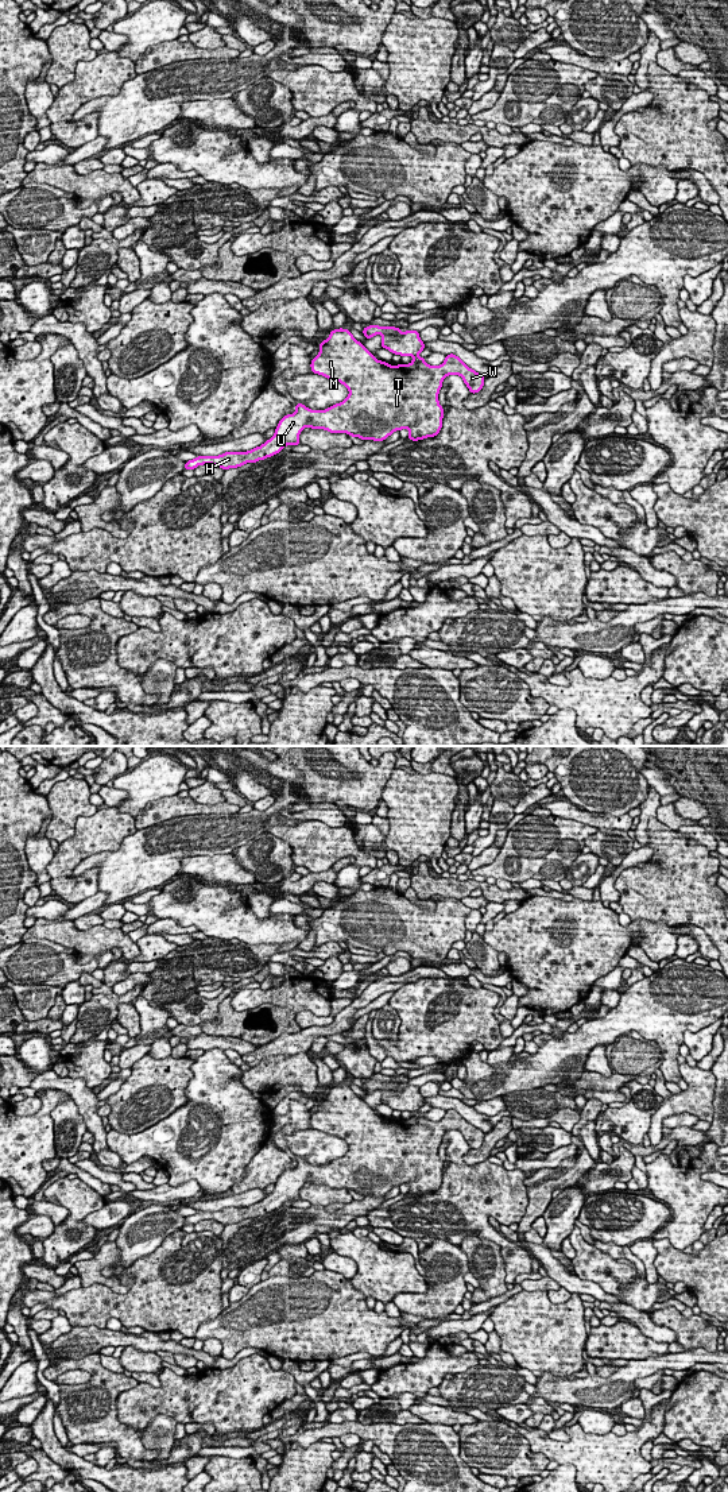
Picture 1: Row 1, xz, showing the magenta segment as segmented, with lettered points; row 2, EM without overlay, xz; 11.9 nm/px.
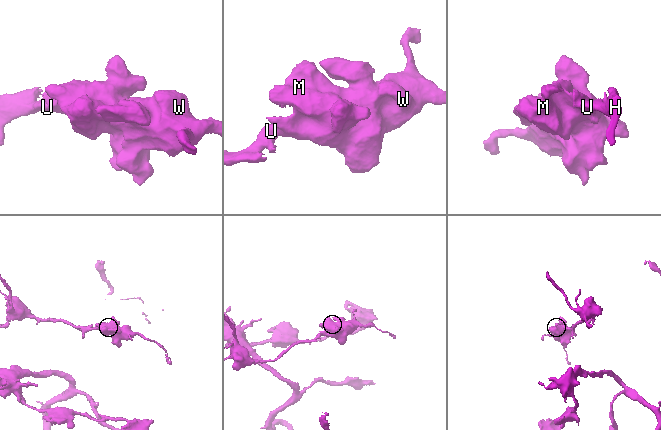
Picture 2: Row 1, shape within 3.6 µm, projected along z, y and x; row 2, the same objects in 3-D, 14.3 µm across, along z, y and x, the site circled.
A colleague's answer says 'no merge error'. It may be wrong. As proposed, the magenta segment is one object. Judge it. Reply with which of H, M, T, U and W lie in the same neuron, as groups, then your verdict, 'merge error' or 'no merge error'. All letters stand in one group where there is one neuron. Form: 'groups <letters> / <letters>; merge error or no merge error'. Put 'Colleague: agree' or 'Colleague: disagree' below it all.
groups H M T U W; no merge error
Colleague: agree

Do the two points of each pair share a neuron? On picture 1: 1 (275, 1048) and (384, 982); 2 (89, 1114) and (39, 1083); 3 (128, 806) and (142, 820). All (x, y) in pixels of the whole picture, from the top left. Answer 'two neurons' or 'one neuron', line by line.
1: one neuron
2: one neuron
3: two neurons

